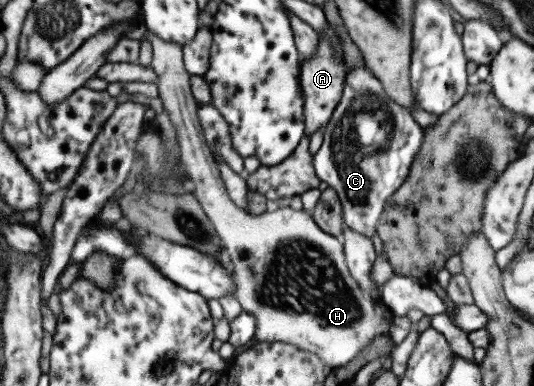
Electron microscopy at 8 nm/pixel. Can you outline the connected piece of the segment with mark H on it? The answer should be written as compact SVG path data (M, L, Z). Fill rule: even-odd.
M148 32L144 38L148 39L152 43L151 68L152 71L158 75L158 81L160 81L158 82L158 93L160 100L162 100L162 104L164 105L166 113L168 113L168 117L170 117L170 121L172 121L172 125L176 127L176 140L179 146L180 160L183 164L185 174L192 180L192 194L194 197L196 197L196 199L198 199L203 211L210 219L210 222L214 225L218 236L220 236L225 244L226 251L229 253L229 257L231 258L233 264L233 281L235 282L235 291L233 294L239 300L242 310L250 314L250 316L254 315L254 318L257 320L256 333L254 335L255 342L287 342L288 344L297 346L300 348L300 350L306 350L314 353L324 364L330 366L331 368L345 367L348 362L354 360L354 358L358 356L359 352L362 352L362 349L365 346L368 346L372 342L372 339L375 336L378 336L378 334L390 334L391 320L388 319L388 313L386 313L386 309L383 309L381 306L378 307L374 300L372 300L372 298L370 298L370 296L364 290L362 290L361 286L358 284L358 281L350 274L348 265L345 261L343 244L341 244L340 240L338 240L338 238L334 235L323 231L313 219L312 214L308 214L308 212L304 211L303 209L294 210L294 208L288 206L276 210L269 208L262 214L256 216L247 213L244 209L241 209L232 202L232 199L230 199L226 193L226 188L224 187L224 182L222 181L219 167L217 166L216 156L208 146L204 131L202 130L202 126L200 126L200 120L198 120L198 114L196 112L197 101L194 99L190 88L191 75L186 71L186 69L184 69L184 64L182 63L183 48L180 47L180 45L174 44L173 42L166 42L151 32Z

